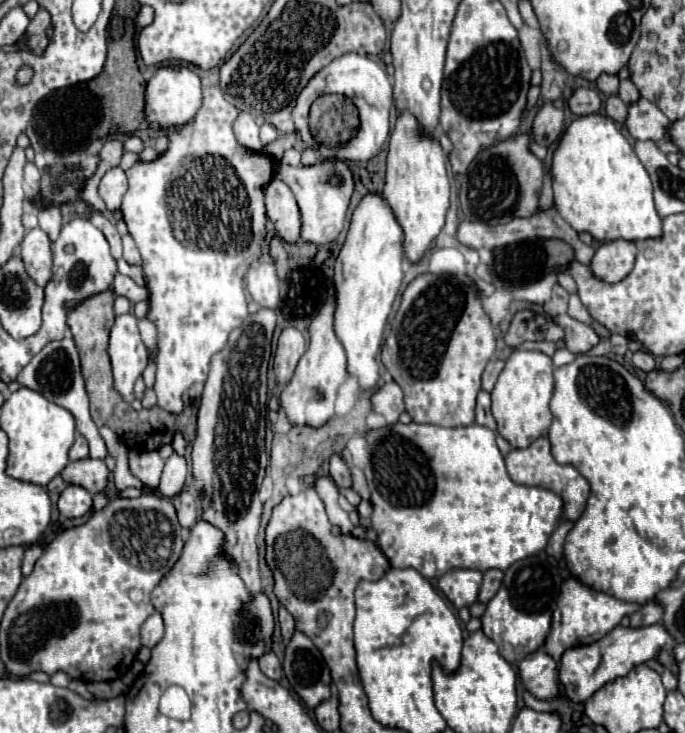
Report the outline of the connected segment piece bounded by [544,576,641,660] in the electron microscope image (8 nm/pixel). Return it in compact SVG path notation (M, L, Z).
M571 576L563 582L563 596L559 592L556 608L552 613L551 629L544 645L545 651L555 660L559 660L563 650L573 648L577 644L591 644L603 638L607 632L619 626L623 616L631 616L639 608L641 604L623 602L613 596L607 596L605 592L595 592L593 588L587 588L587 584Z

